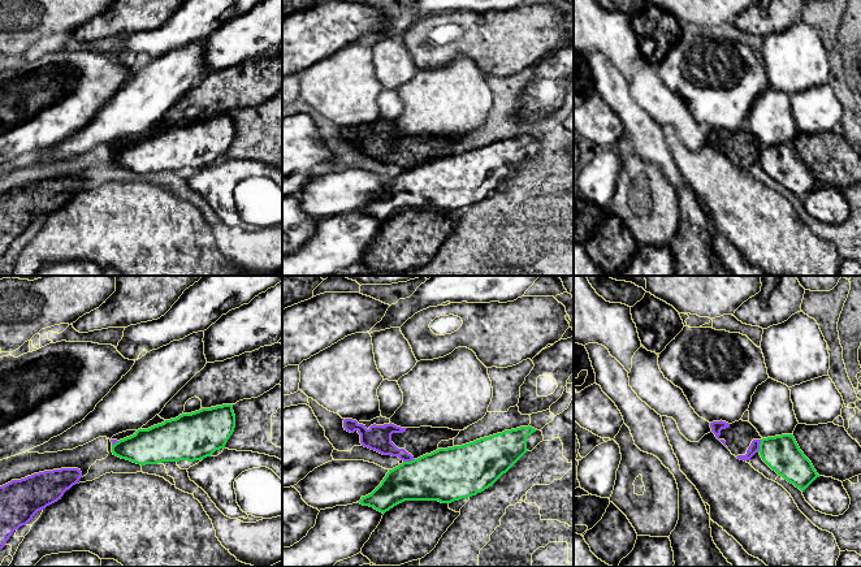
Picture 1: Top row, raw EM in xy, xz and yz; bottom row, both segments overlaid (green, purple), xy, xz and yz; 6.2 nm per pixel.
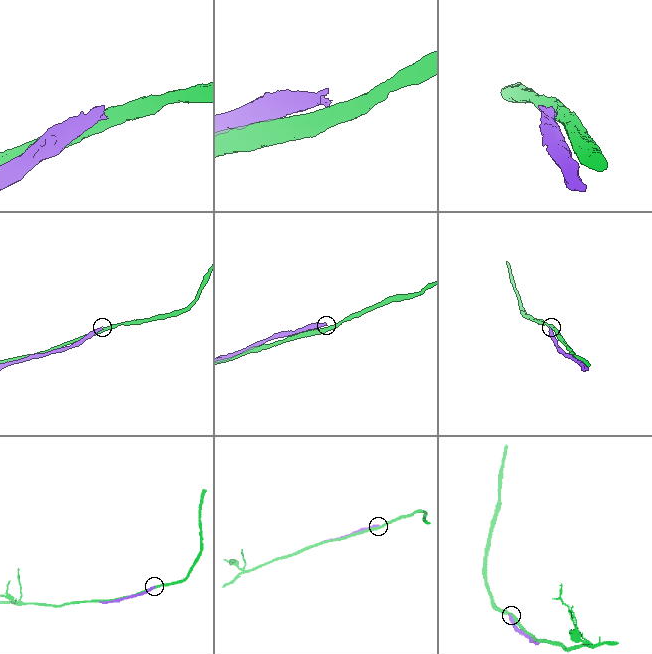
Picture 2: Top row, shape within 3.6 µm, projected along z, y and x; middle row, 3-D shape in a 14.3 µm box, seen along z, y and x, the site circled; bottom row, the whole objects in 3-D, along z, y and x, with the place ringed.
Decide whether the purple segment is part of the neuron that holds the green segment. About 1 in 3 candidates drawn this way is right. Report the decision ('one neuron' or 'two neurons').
two neurons

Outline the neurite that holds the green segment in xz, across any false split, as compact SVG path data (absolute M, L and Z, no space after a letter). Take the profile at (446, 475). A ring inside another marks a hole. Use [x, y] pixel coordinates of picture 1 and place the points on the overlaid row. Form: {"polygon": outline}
{"polygon": "M520 427L403 462L358 503L385 514L404 501L451 503L476 495L528 451L527 437L536 430Z"}

